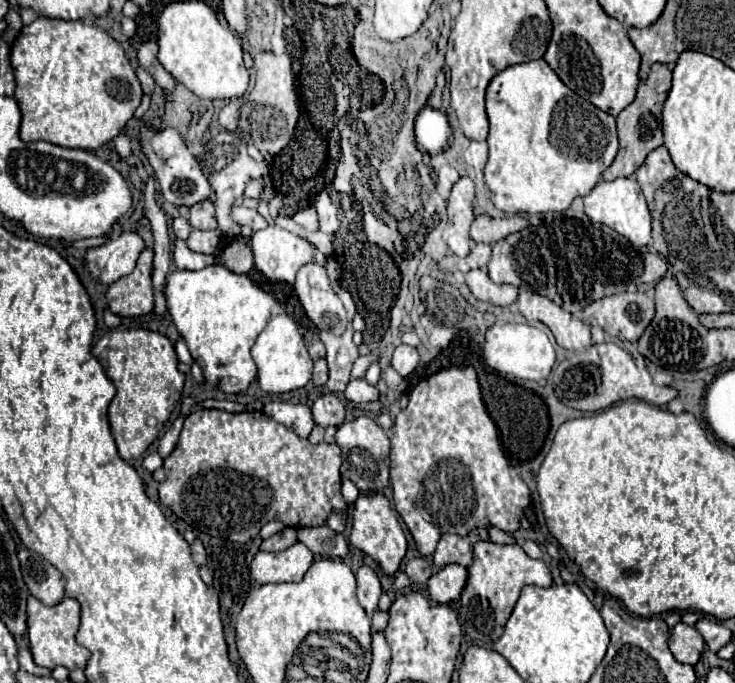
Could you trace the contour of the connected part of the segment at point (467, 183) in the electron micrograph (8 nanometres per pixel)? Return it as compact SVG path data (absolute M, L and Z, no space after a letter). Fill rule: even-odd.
M462 177L450 193L448 199L448 227L444 231L444 241L450 251L458 257L468 255L470 251L470 225L474 219L474 183L470 177Z

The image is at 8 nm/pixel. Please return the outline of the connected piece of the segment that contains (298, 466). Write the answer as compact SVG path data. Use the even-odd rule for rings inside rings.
M194 411L180 435L172 455L164 459L166 481L158 489L160 503L202 533L246 543L272 519L286 521L286 527L294 529L320 527L332 513L348 511L340 493L338 445L312 445L262 411Z

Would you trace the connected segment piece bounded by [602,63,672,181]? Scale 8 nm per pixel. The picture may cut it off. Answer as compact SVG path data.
M662 63L652 65L648 79L640 81L636 99L616 117L620 149L618 149L618 155L616 155L614 163L602 173L604 181L614 181L618 177L630 177L644 163L646 155L662 145L662 121L660 121L660 115L662 115L662 105L666 101L666 95L670 91L670 81L672 81L672 71L666 65L662 65Z

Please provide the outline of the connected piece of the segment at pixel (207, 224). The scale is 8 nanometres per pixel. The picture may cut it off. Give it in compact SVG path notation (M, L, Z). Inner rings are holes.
M210 201L194 205L190 209L190 225L194 229L200 229L200 231L216 229L218 223L216 223L216 209L214 209L214 205Z

